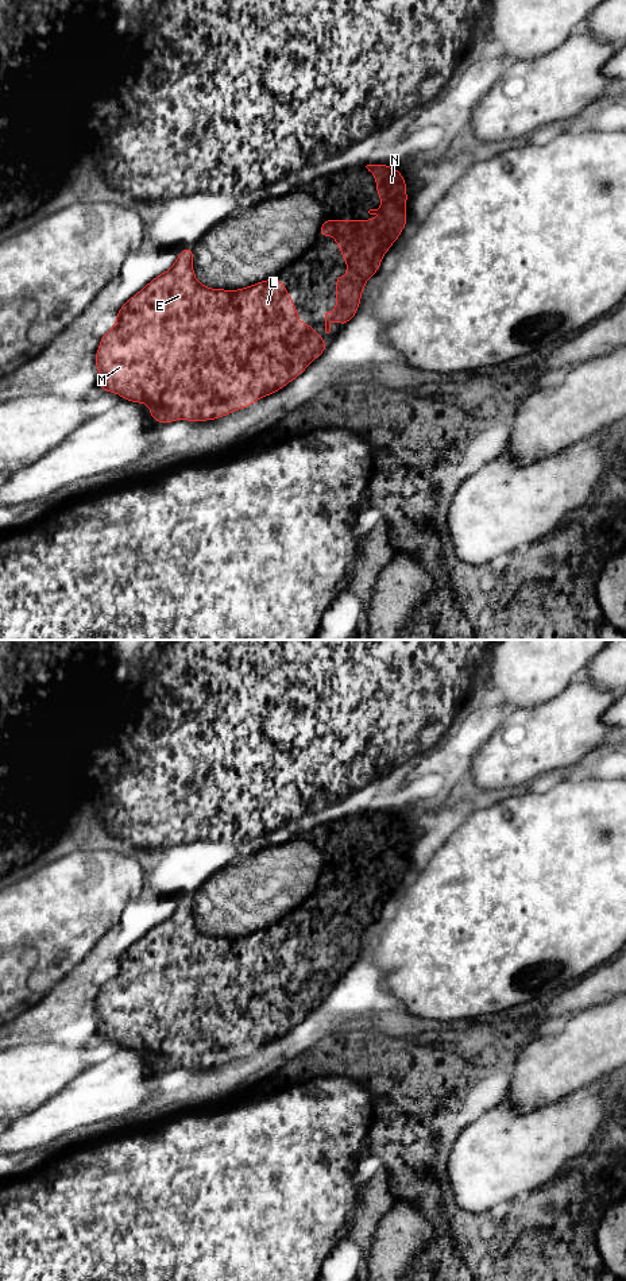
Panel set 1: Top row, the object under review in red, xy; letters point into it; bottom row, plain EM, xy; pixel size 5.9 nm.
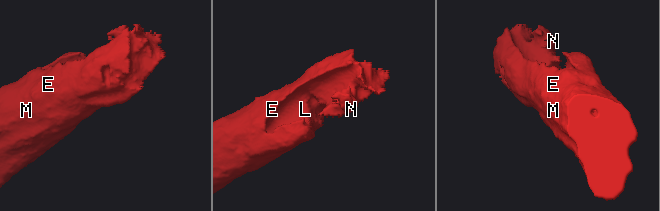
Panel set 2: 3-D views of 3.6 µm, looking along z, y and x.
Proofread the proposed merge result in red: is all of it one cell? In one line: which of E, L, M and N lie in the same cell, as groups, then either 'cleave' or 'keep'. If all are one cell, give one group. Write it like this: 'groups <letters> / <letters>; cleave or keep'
groups E L M N; keep

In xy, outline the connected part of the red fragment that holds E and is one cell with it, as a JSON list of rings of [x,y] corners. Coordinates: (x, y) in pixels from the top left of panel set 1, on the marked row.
[[[183,248],[170,270],[155,277],[139,293],[132,296],[117,312],[115,325],[101,337],[94,364],[98,367],[97,386],[108,393],[116,393],[125,401],[148,404],[148,413],[165,425],[175,420],[208,421],[224,417],[233,410],[244,409],[255,401],[270,396],[302,374],[306,367],[326,350],[325,340],[308,323],[298,321],[298,309],[287,294],[287,288],[279,279],[266,279],[239,290],[210,289],[201,285],[193,271],[193,248]]]

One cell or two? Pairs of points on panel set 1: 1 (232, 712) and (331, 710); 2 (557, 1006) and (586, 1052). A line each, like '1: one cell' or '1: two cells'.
1: one cell
2: two cells

